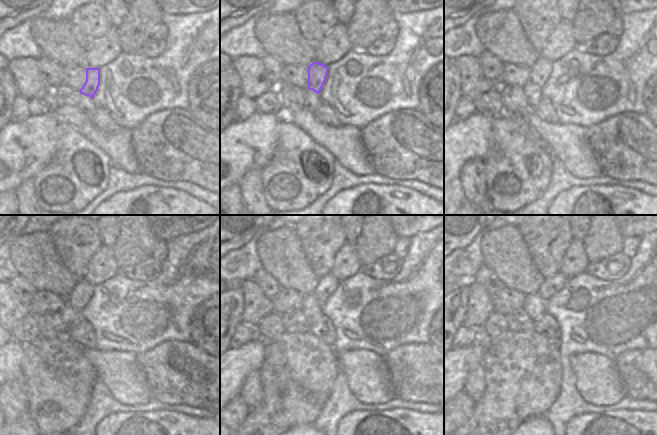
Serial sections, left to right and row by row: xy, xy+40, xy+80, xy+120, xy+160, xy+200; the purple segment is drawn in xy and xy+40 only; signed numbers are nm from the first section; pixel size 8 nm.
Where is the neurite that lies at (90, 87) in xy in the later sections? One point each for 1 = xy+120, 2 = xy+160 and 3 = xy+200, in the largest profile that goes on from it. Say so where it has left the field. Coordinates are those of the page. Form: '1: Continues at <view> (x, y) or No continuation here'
1: Continues at xy+120 (85, 291)
2: Continues at xy+160 (327, 284)
3: Continues at xy+200 (550, 286).

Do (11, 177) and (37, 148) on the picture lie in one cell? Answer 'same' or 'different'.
same

